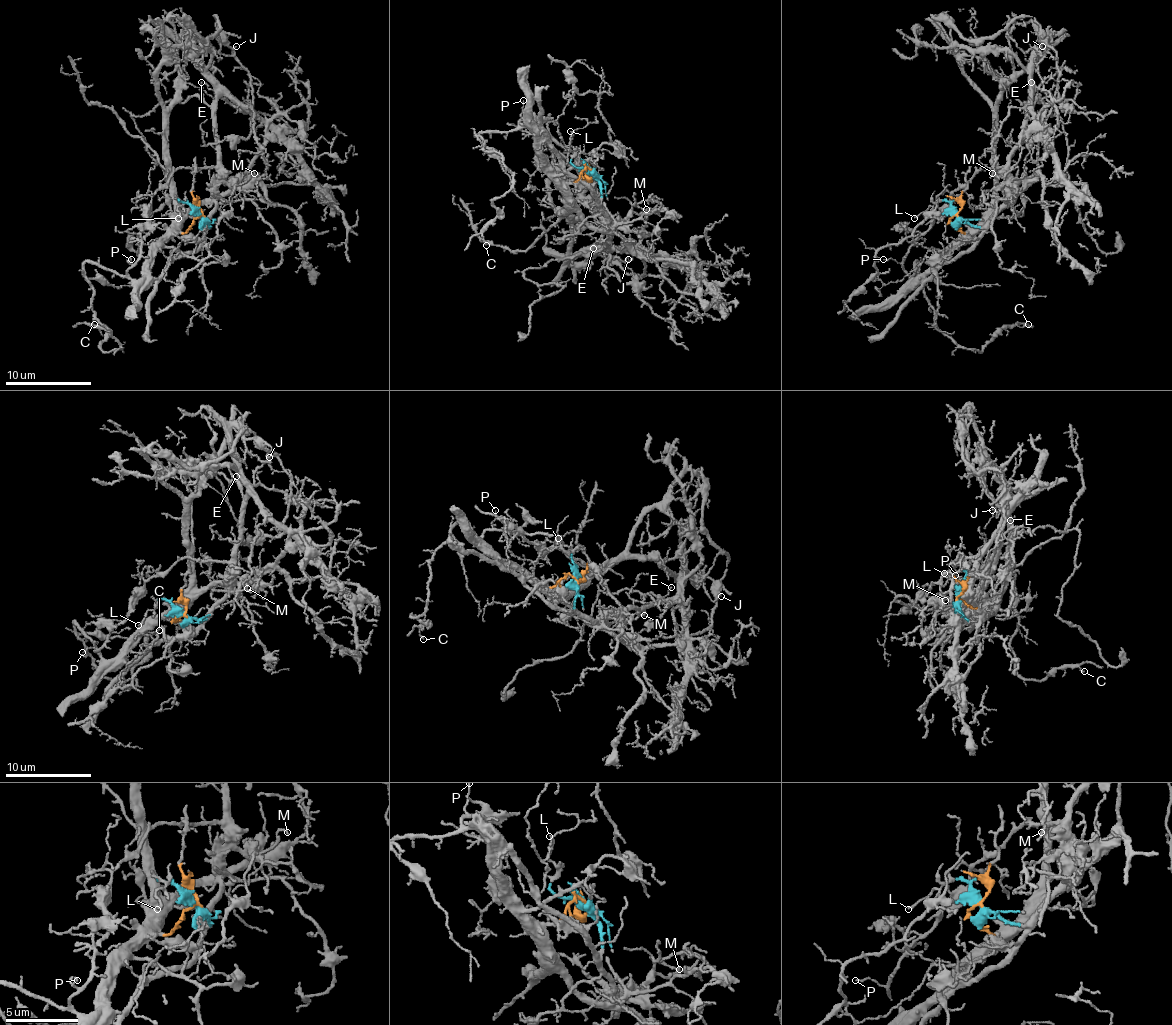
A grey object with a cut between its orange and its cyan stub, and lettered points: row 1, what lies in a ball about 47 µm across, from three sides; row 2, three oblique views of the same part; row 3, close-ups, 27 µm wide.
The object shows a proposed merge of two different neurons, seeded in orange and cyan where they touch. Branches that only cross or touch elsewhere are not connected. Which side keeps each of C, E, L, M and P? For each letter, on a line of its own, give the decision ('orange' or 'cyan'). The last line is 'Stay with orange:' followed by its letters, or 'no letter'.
C: orange
E: cyan
L: cyan
M: cyan
P: orange
Stay with orange: C, P

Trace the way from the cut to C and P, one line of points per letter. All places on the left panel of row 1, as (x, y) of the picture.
C: (199, 216), (171, 233), (137, 280), (83, 265), (94, 315), (120, 349), (105, 351), (105, 330), (94, 323)
P: (199, 216), (184, 233), (171, 233), (148, 263), (148, 272), (137, 280), (126, 272), (130, 259)

